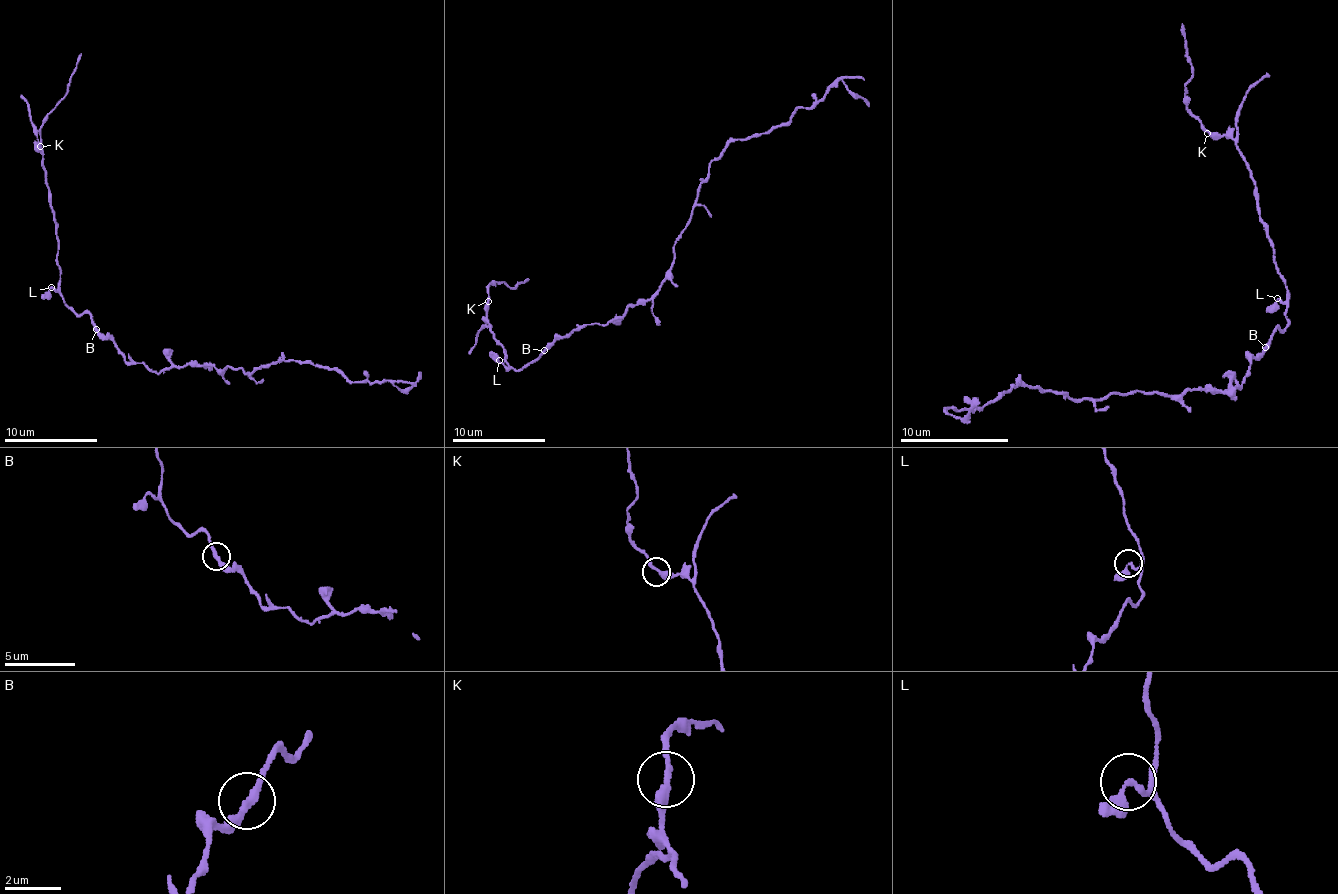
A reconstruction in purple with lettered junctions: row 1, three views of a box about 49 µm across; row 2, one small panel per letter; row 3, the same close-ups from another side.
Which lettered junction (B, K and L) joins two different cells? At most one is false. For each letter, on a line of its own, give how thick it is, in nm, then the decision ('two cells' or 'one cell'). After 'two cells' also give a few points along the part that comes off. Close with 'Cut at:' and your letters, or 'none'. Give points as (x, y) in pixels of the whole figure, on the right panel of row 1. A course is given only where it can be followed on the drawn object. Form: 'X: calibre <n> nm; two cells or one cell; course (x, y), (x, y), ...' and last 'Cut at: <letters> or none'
B: calibre 280 nm; one cell
K: calibre 300 nm; one cell
L: calibre 240 nm; one cell
Cut at: none

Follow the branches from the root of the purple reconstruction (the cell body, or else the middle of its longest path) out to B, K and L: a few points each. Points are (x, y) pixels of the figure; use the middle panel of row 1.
B: (601, 324), (583, 324), (571, 333), (555, 338), (543, 349)
K: (601, 324), (583, 324), (571, 333), (557, 338), (522, 368), (509, 370), (504, 347), (490, 331), (488, 301)
L: (601, 324), (583, 324), (571, 333), (557, 338), (536, 359), (518, 370), (506, 368), (499, 361)

